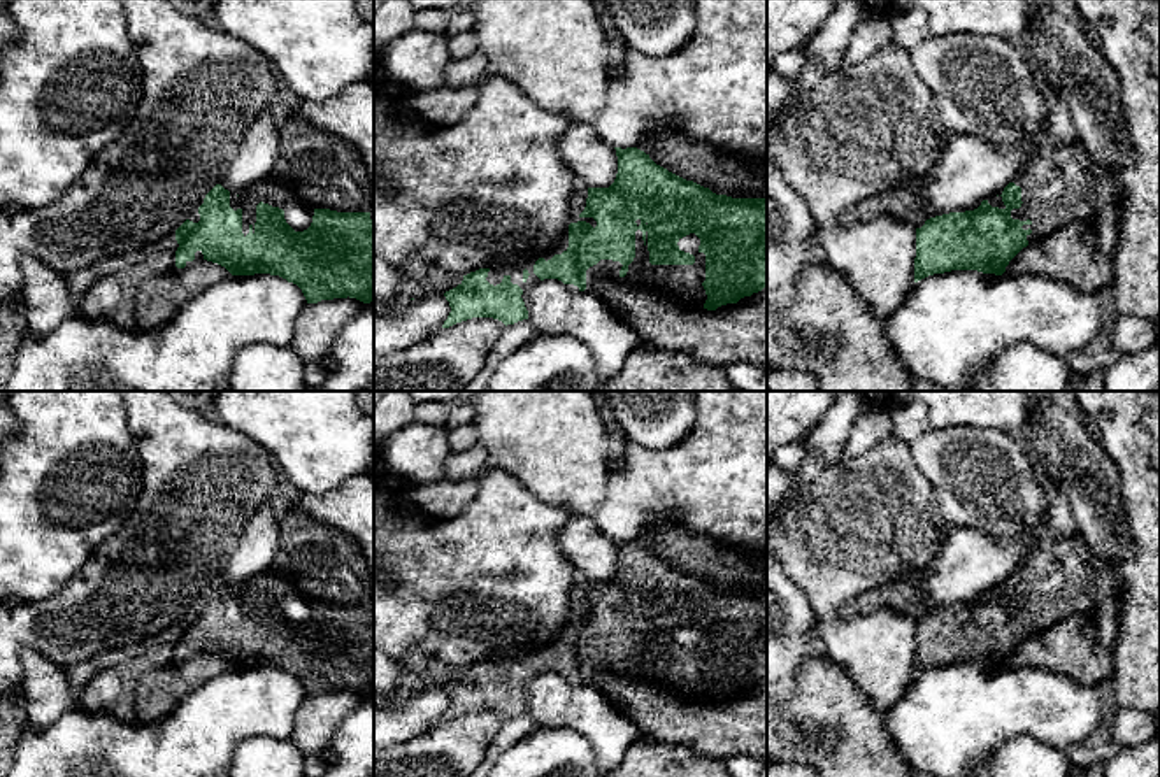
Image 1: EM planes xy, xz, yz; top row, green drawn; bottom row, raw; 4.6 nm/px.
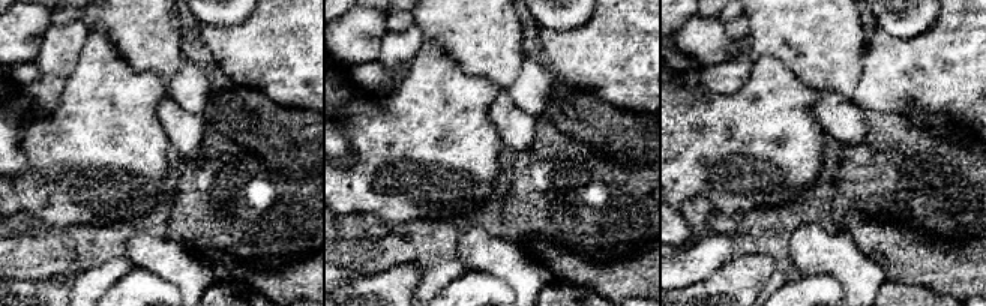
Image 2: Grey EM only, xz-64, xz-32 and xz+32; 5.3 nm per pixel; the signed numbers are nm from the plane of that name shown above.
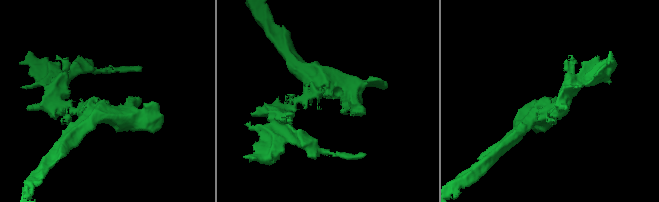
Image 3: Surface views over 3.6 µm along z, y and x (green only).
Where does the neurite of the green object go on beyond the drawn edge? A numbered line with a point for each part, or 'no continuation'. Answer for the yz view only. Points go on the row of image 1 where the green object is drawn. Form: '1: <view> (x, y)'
1: yz (1064, 185)

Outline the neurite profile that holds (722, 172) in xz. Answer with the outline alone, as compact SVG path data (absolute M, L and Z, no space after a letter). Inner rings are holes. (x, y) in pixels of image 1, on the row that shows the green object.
M670 128L635 146L669 172L732 198L767 198L767 184L742 158Z

